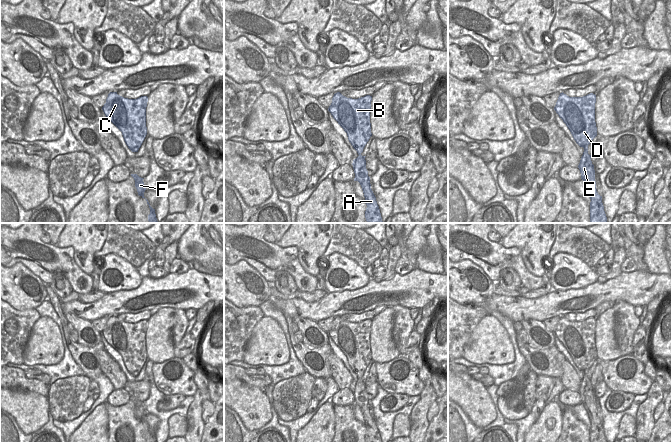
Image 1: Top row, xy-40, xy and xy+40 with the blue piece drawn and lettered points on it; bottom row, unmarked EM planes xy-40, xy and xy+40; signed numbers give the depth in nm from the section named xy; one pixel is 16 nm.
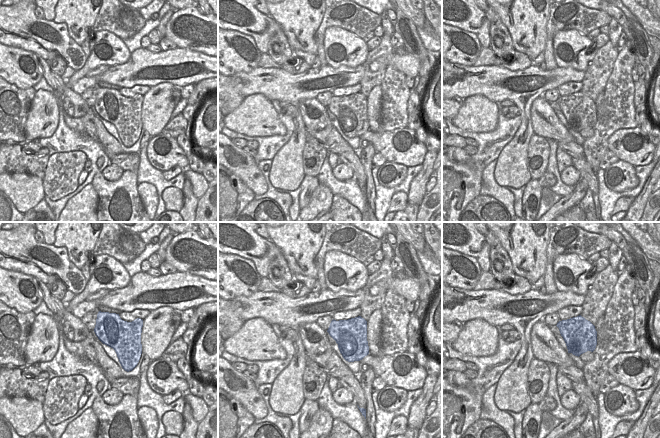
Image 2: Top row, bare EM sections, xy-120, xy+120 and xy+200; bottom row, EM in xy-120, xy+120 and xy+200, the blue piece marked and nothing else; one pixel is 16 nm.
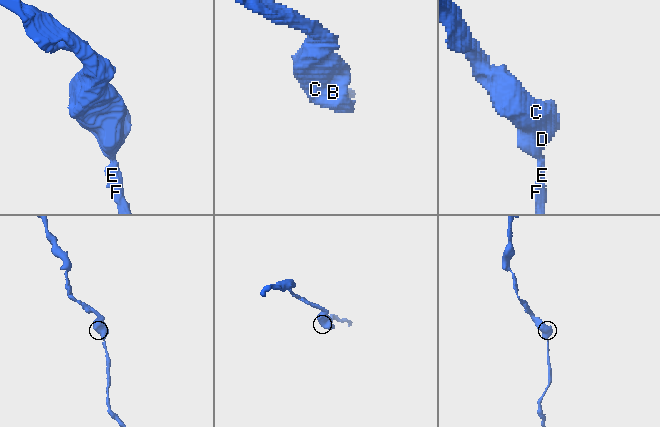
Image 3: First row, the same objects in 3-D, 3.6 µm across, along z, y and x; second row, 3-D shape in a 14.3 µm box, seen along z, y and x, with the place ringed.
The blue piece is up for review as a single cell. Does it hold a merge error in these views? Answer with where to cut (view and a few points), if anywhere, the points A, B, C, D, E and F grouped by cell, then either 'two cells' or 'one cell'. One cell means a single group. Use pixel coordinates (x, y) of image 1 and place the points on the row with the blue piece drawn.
cut none; groups A B C D E F; one cell

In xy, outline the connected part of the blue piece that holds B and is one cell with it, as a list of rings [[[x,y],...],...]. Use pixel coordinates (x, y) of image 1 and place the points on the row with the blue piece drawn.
[[[337,92],[332,98],[332,103],[329,106],[328,111],[347,133],[349,142],[359,155],[356,159],[353,160],[352,165],[355,173],[354,181],[358,181],[360,183],[364,193],[365,202],[367,205],[365,211],[366,221],[367,223],[383,223],[376,197],[371,189],[370,177],[368,176],[368,171],[366,169],[366,156],[361,155],[365,145],[372,136],[370,123],[371,101],[372,96],[370,95],[366,95],[358,99],[352,99],[343,96],[340,92]]]

